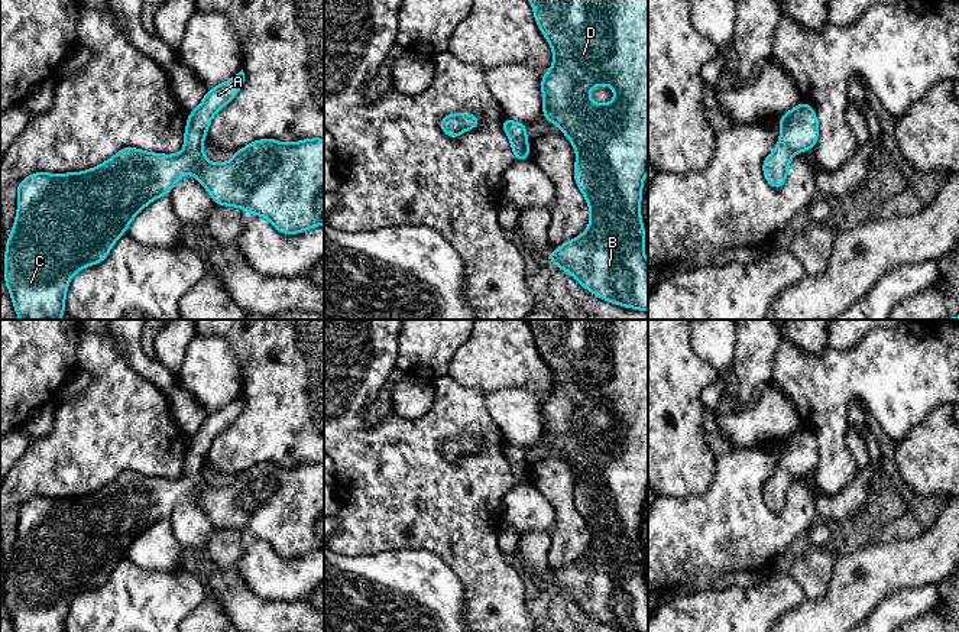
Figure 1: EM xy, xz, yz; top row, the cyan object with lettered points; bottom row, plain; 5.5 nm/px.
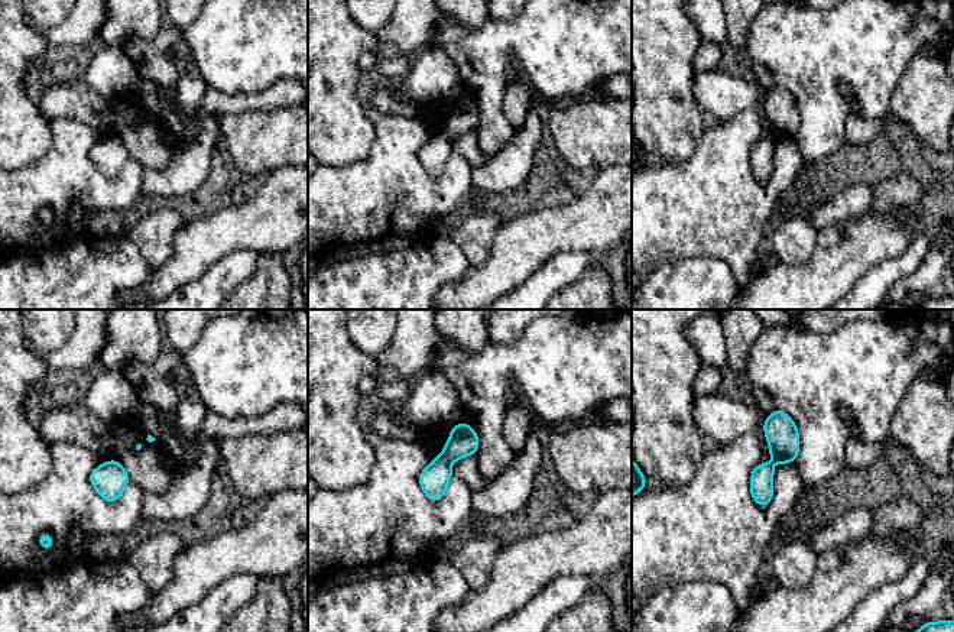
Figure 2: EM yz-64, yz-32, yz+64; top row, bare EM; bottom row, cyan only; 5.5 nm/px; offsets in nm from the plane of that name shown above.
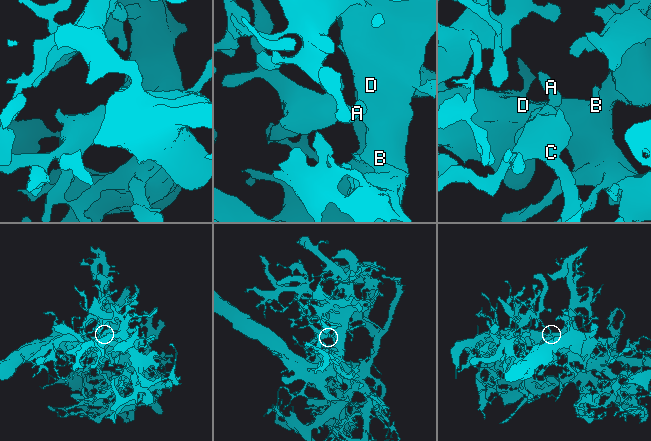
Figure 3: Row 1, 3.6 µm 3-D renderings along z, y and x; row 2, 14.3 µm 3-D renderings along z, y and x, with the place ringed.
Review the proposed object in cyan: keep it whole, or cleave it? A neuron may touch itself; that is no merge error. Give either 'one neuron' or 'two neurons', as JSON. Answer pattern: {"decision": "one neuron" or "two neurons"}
{"decision": "one neuron"}

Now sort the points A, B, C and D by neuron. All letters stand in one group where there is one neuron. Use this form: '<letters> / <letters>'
A B C D

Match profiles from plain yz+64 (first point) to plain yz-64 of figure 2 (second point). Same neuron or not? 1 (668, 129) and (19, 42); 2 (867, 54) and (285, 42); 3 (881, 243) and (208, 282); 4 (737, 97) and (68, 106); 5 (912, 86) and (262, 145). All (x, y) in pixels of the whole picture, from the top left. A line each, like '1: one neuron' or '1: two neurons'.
1: one neuron
2: one neuron
3: two neurons
4: two neurons
5: one neuron

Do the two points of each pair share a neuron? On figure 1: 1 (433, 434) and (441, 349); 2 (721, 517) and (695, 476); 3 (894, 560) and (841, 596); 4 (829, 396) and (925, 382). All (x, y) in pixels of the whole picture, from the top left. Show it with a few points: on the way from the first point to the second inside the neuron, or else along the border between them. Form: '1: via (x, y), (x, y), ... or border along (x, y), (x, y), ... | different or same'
1: border along (447, 372), (433, 382) | different
2: border along (716, 460), (713, 480), (705, 492), (671, 498) | different
3: via (881, 569), (854, 590) | same
4: via (852, 382), (901, 382) | same

